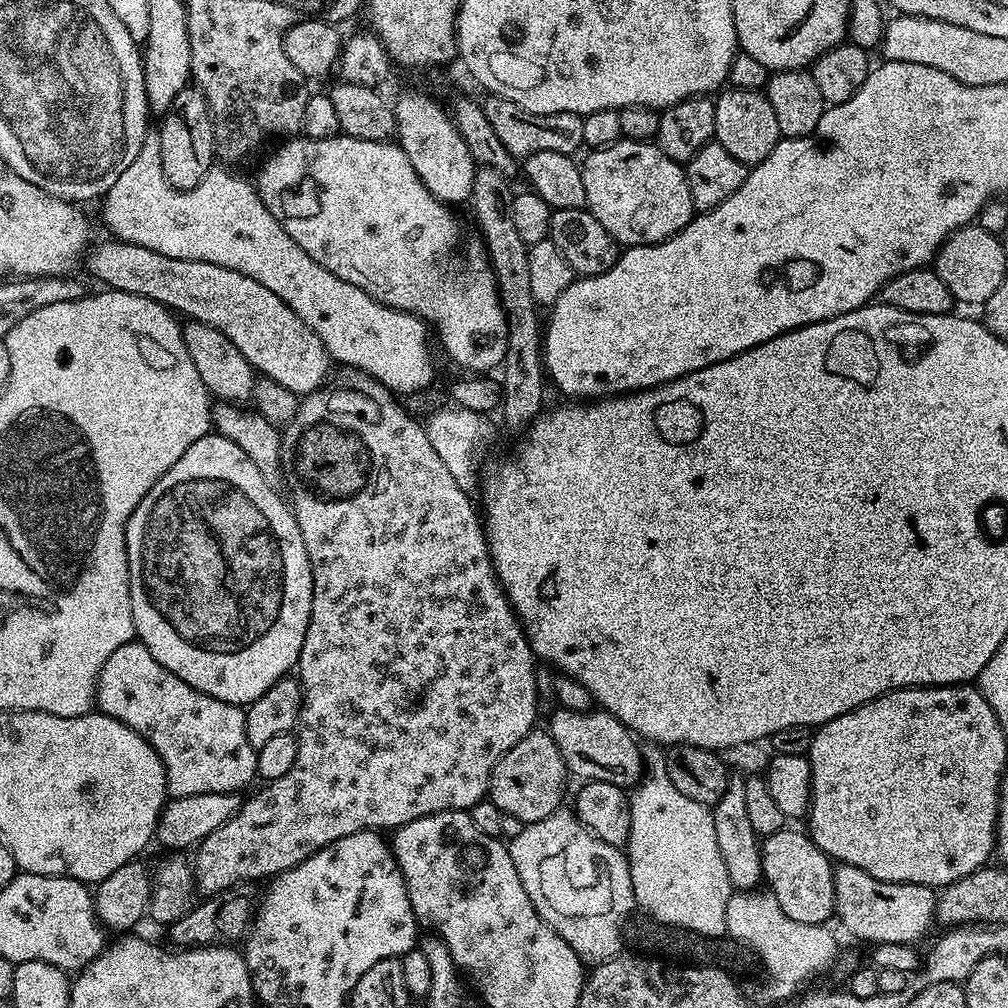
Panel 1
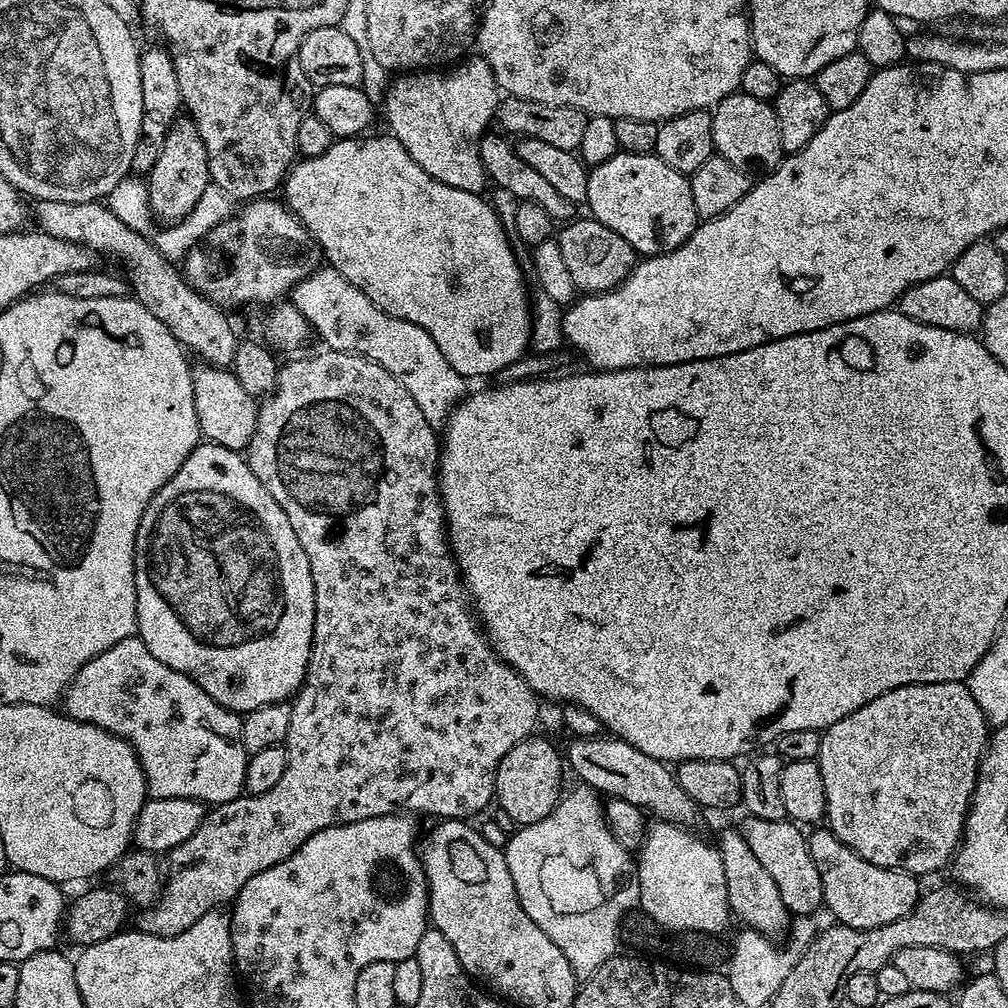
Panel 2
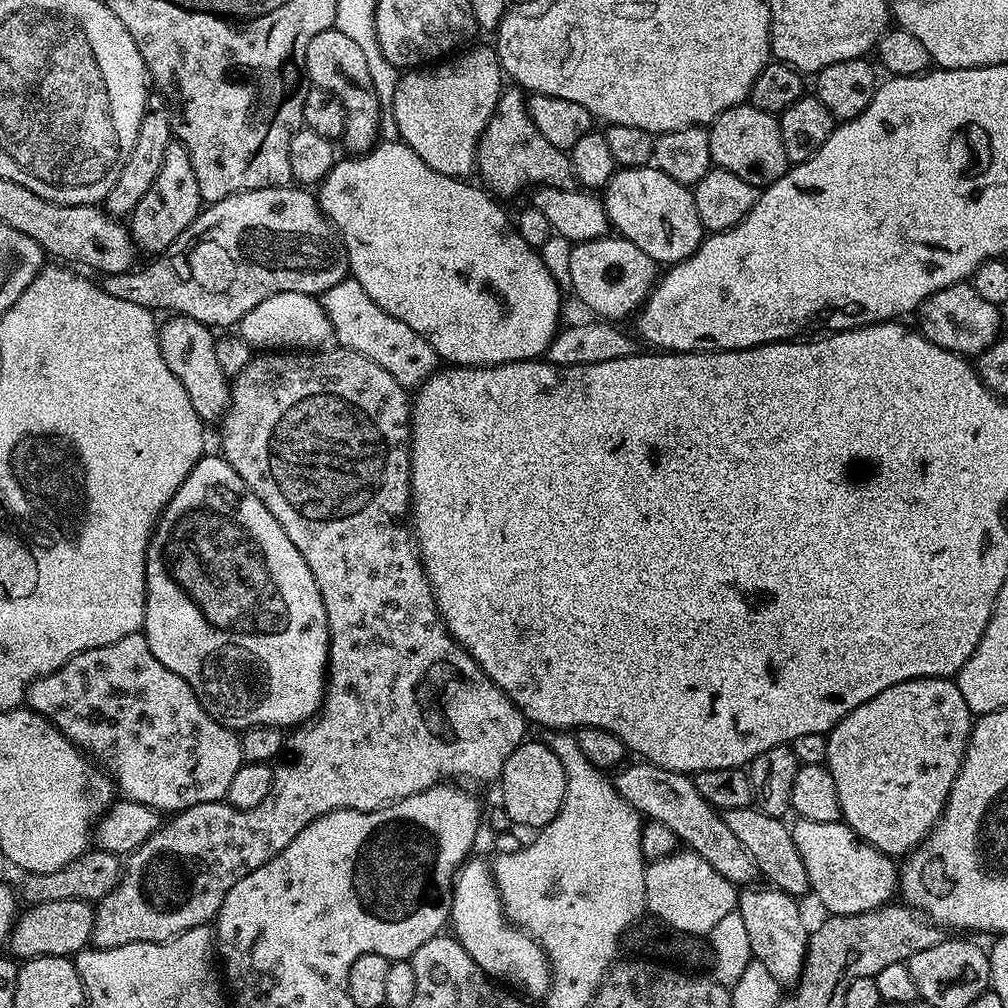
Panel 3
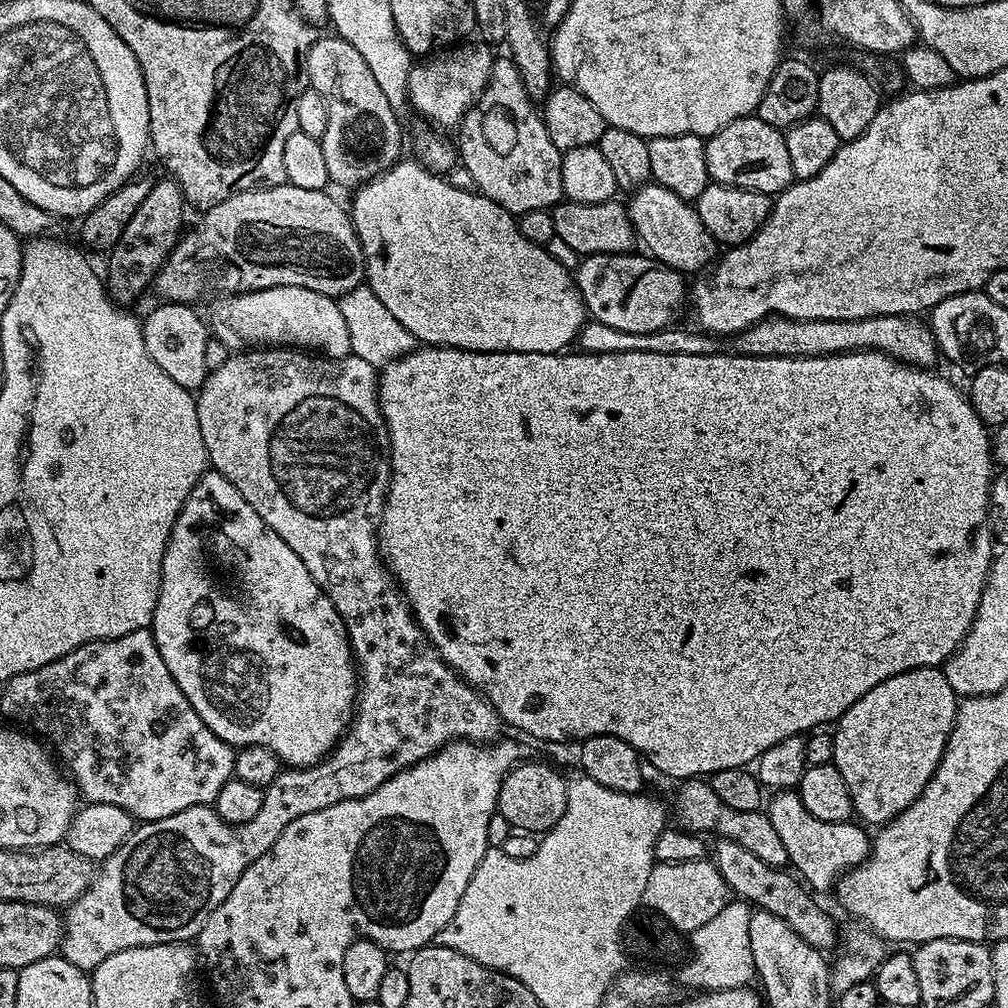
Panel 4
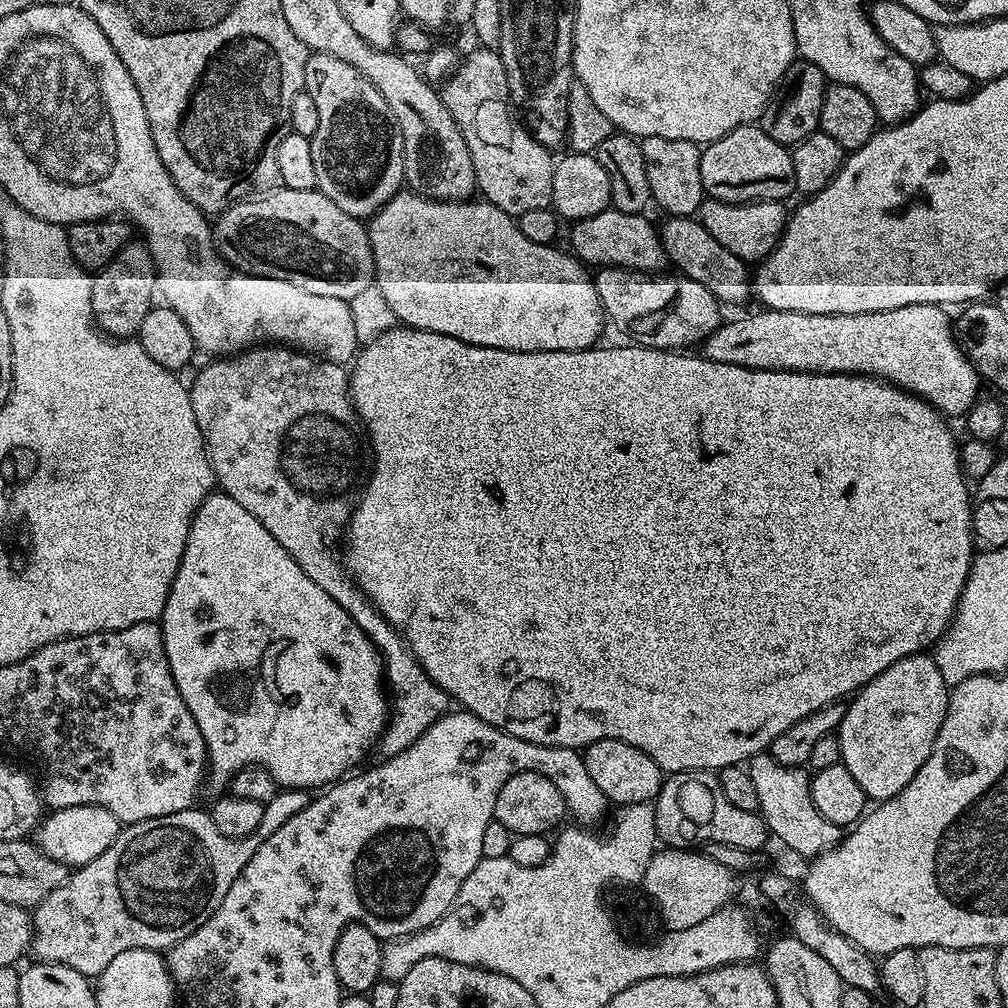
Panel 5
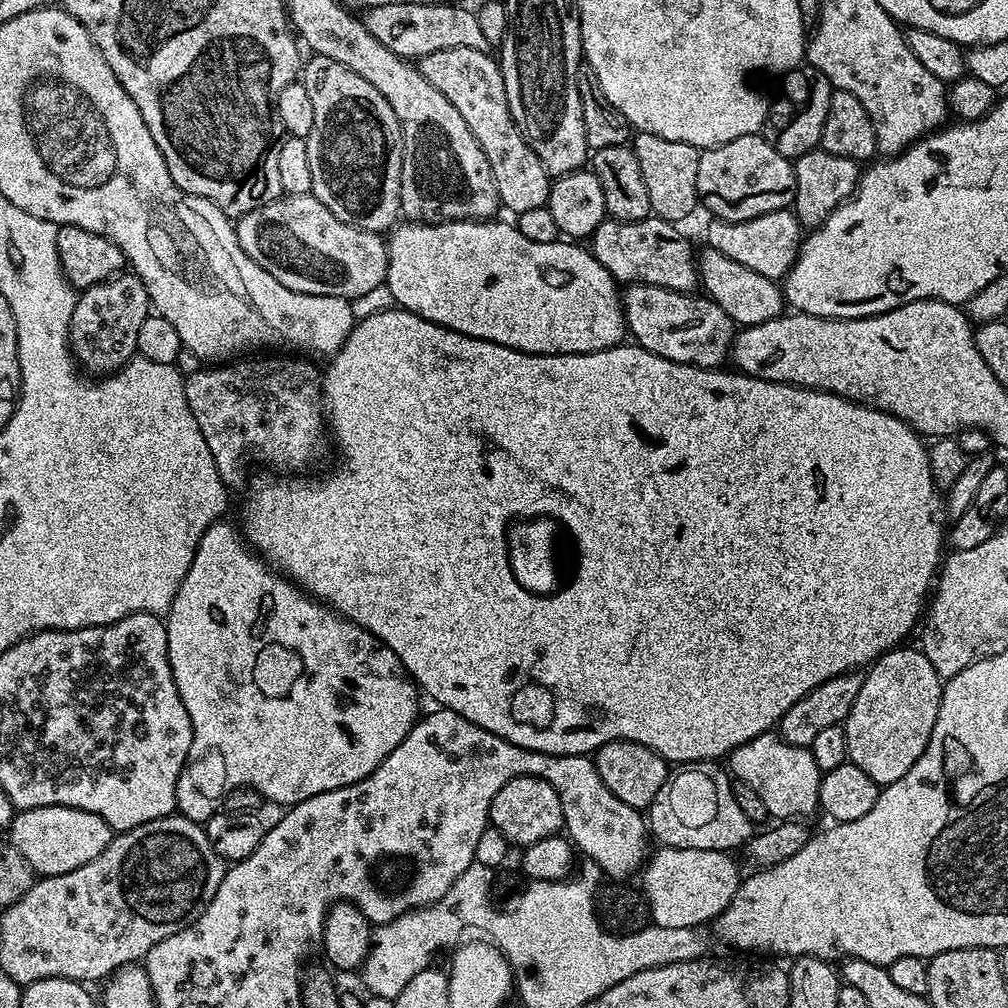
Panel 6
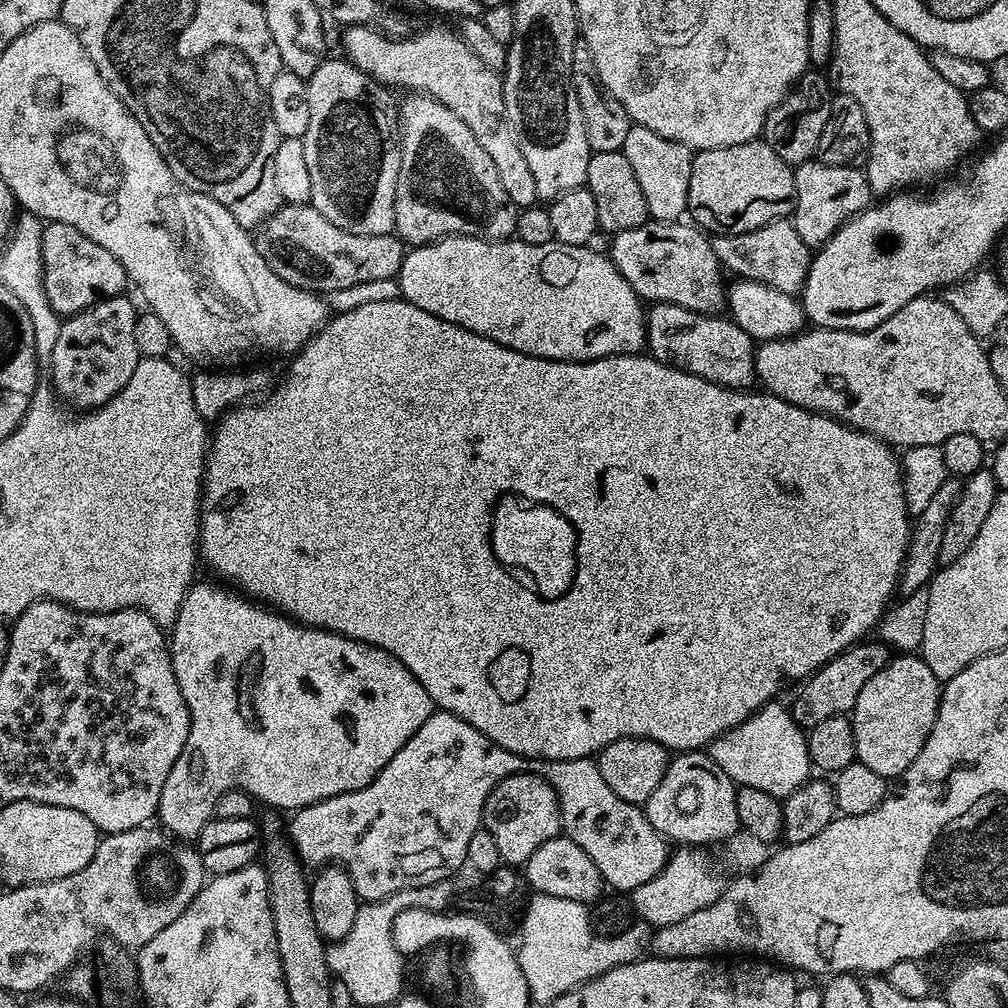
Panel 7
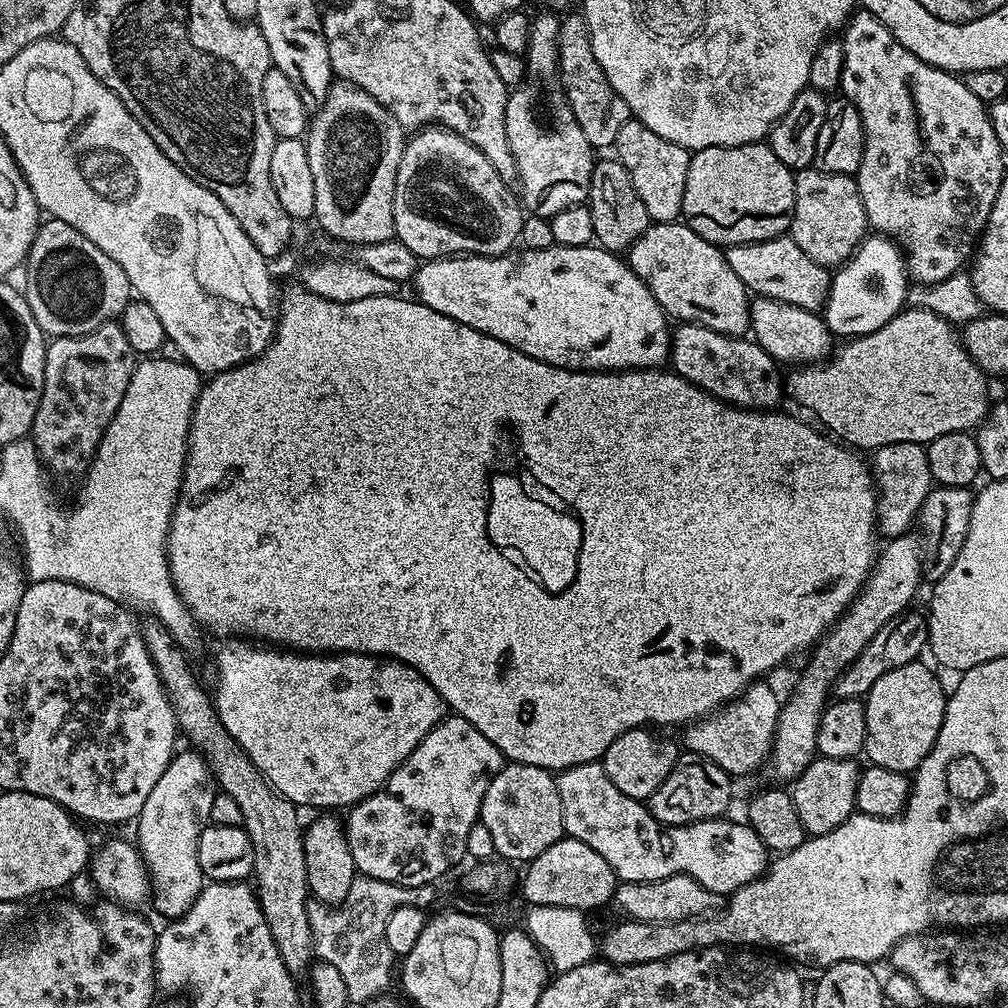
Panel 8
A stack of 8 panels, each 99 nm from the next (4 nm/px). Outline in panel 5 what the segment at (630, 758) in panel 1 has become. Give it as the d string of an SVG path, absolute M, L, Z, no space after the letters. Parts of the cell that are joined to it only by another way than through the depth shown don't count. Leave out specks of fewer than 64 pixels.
M768 872L760 880L760 892L780 911L782 919L788 923L787 931L795 936L810 950L817 952L821 958L838 974L841 985L876 994L881 991L878 964L869 953L863 952L846 934L838 934L824 921L816 907L809 902L803 891L788 876L780 872Z

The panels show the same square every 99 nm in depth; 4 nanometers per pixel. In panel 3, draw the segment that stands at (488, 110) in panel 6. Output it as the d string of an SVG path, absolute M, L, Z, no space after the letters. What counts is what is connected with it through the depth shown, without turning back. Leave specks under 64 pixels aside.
M508 86L501 91L498 106L476 147L476 168L478 176L480 172L481 178L485 180L483 183L493 193L501 192L504 196L512 196L523 188L531 189L533 186L577 187L569 153L558 146L550 146L550 142L538 134L538 126L534 126L528 113L525 93L516 86Z

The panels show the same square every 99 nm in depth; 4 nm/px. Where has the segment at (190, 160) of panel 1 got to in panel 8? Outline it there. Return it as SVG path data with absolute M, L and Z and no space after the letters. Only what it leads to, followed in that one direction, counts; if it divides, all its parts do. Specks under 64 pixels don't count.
M116 322L98 326L98 330L90 334L57 336L49 343L46 350L42 398L34 414L30 439L40 456L41 464L53 477L83 477L87 473L88 465L96 456L106 426L110 426L118 406L122 406L126 386L130 386L137 363L137 352L130 346L130 342L126 342L126 334Z

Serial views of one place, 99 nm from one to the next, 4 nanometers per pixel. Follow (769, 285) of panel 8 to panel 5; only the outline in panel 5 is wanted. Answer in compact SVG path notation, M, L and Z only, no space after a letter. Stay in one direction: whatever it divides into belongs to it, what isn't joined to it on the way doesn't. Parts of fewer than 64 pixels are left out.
M706 198L700 203L698 219L700 225L704 227L706 231L708 231L721 246L726 246L726 250L730 250L730 254L734 254L739 260L743 260L745 262L759 262L761 260L766 260L770 253L774 251L776 245L780 242L780 236L784 233L784 226L788 223L788 217L790 215L789 209L786 210L784 209L784 207L785 205L779 200L754 200L750 204L727 204L726 202L722 202L721 200Z

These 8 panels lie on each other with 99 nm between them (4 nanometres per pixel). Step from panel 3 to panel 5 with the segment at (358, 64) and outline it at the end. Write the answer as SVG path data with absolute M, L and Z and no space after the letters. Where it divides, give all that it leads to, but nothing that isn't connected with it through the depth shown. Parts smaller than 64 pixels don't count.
M313 52L306 62L304 75L304 91L314 98L318 106L318 130L310 138L314 154L314 178L316 188L334 206L346 210L346 214L367 221L375 216L390 198L401 191L404 184L404 143L402 130L382 94L366 79L350 62L342 62L342 58L334 58L330 54Z

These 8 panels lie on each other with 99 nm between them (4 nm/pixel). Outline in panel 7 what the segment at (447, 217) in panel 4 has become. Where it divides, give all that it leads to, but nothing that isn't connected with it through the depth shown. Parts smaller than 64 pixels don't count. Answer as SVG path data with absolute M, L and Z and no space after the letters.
M447 236L432 244L417 244L409 247L404 253L404 261L400 267L400 294L414 306L442 318L446 322L454 322L474 334L482 334L494 342L507 348L518 350L522 354L536 356L540 360L569 360L572 364L581 364L587 360L601 360L607 356L631 356L645 347L648 338L646 308L639 294L632 289L630 282L622 278L622 274L612 265L611 259L600 252L591 252L591 247L566 246L550 243L546 246L530 246L515 238L485 240L482 236Z

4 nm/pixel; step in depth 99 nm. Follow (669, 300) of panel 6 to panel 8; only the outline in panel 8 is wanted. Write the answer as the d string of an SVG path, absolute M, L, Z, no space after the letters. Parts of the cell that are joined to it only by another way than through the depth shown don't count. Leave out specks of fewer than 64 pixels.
M701 324L675 325L672 332L670 364L676 373L714 398L735 408L772 410L786 392L778 362L755 339L718 334Z

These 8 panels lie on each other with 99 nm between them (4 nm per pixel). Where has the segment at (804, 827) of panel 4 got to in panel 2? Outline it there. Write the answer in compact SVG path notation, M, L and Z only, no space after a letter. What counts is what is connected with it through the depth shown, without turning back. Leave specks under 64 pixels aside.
M831 830L823 831L811 833L808 845L810 858L814 858L814 866L818 866L818 878L822 878L823 907L832 911L831 919L835 923L851 928L877 928L914 910L922 895L917 877L897 868L874 866L874 862L866 862L866 858L850 850Z

